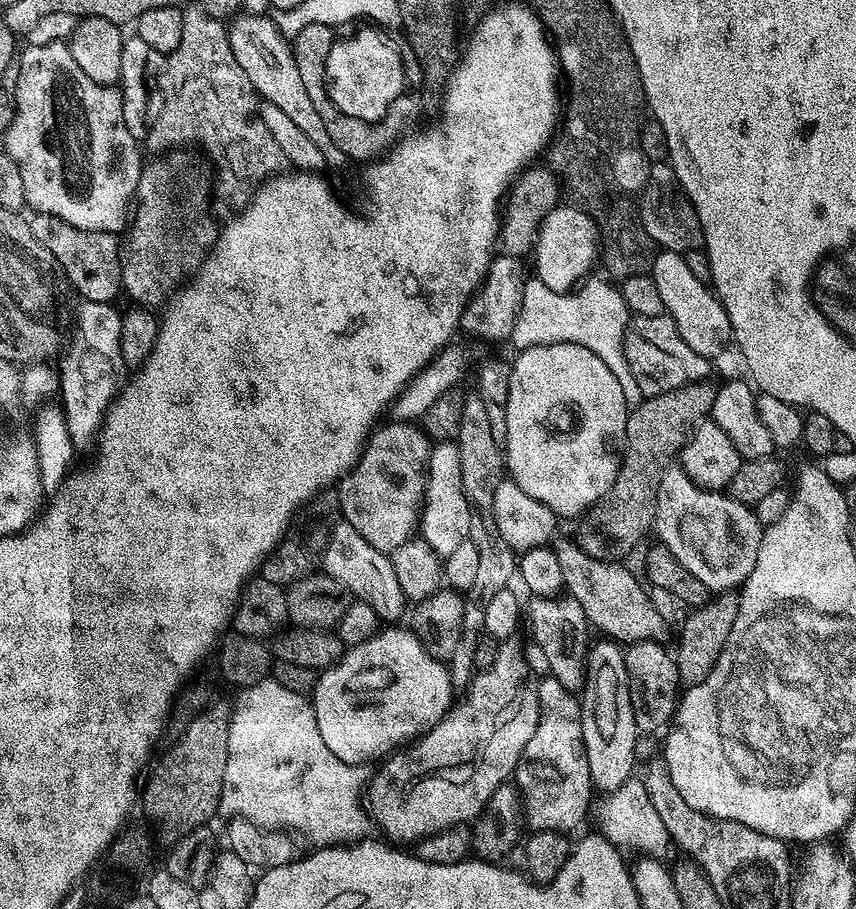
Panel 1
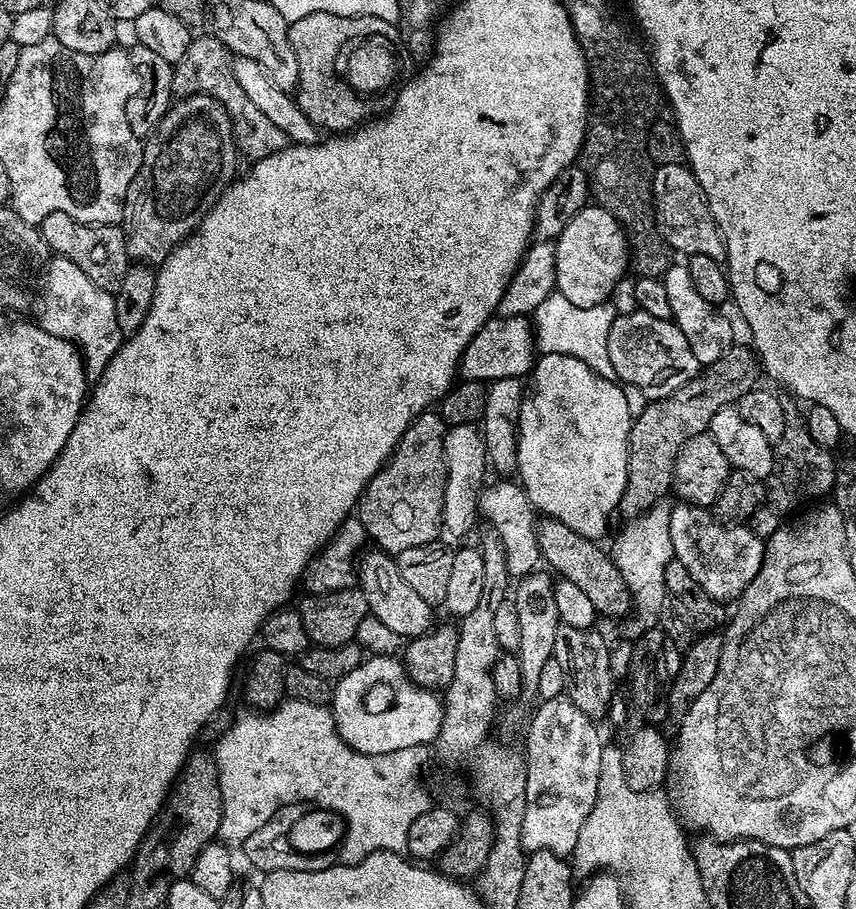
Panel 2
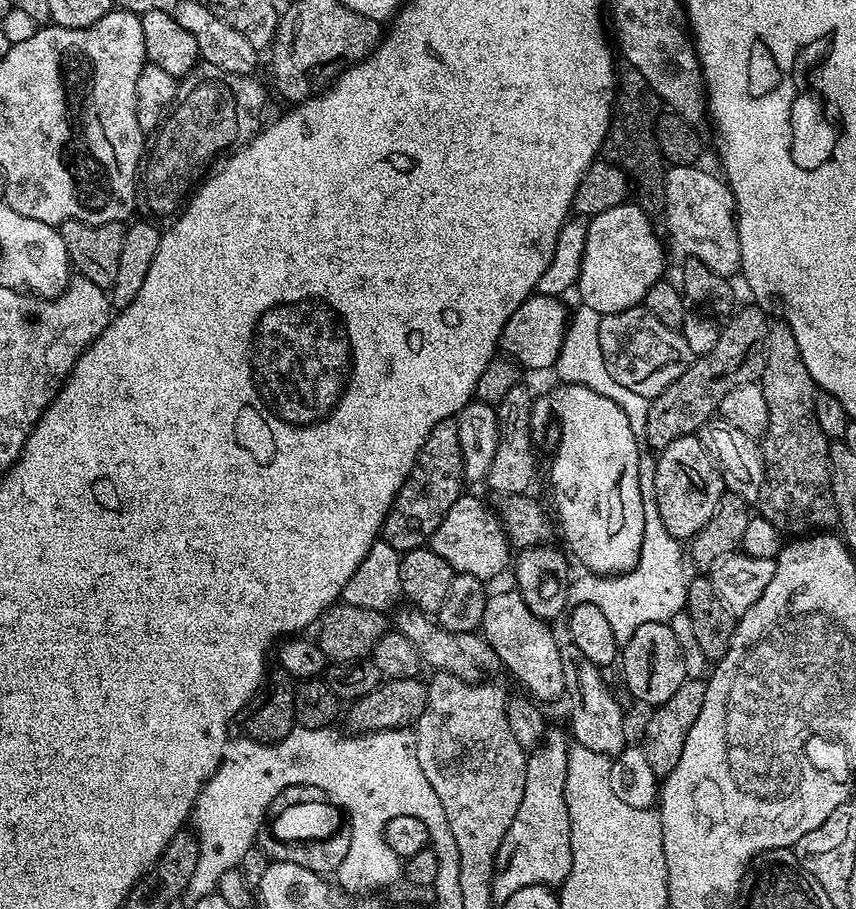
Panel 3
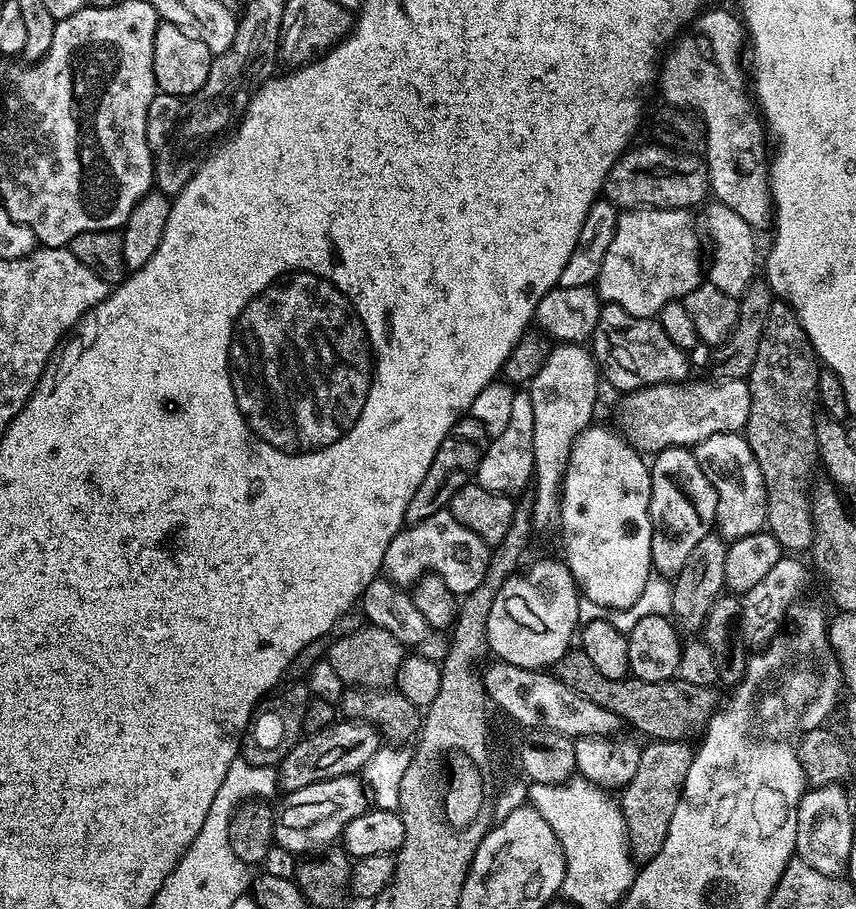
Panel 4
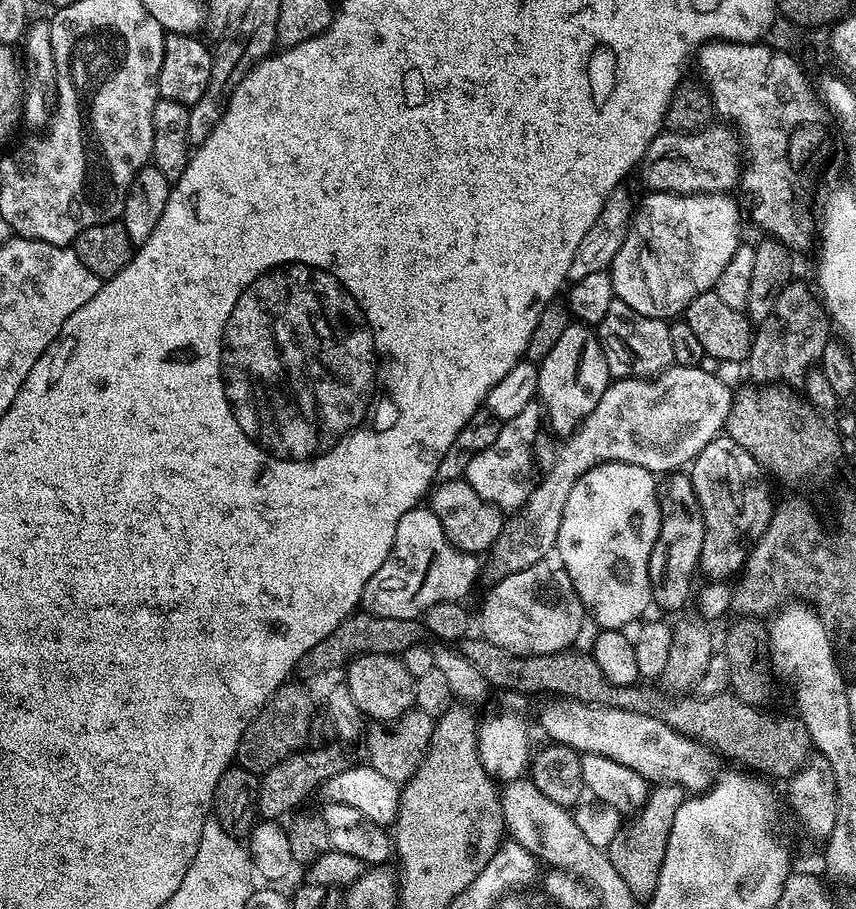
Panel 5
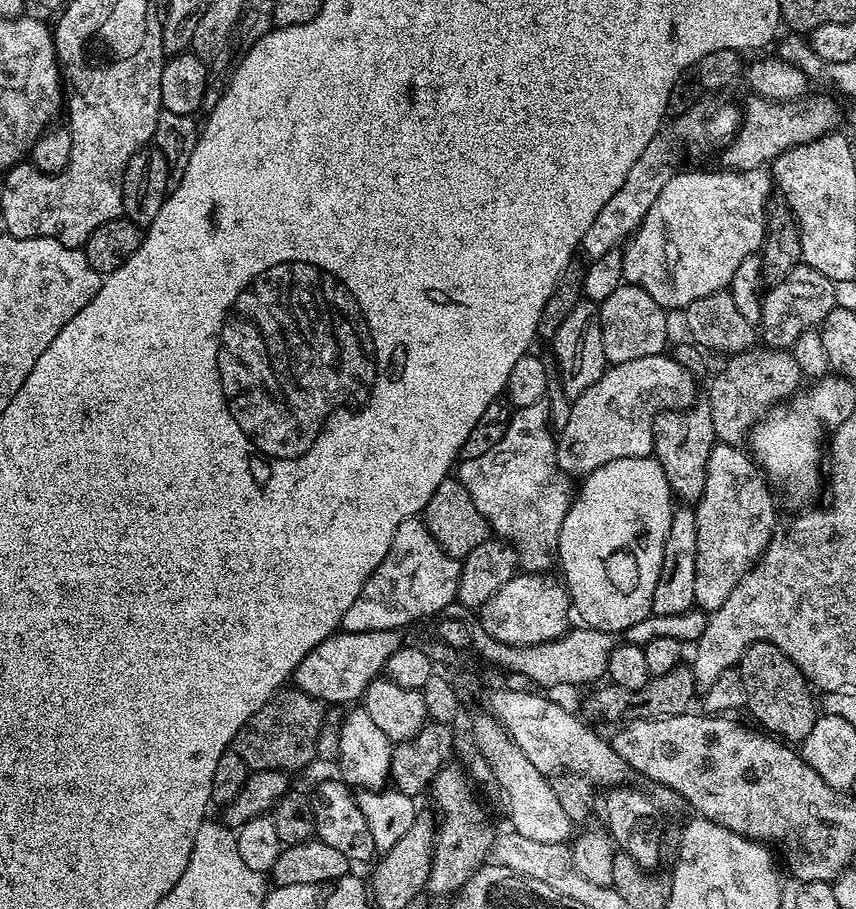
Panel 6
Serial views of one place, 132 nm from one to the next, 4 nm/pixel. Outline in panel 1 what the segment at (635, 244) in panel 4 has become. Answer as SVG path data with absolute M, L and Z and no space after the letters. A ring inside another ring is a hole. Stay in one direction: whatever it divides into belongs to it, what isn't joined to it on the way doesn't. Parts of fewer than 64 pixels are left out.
M557 206L551 208L541 222L536 234L534 257L536 256L535 279L541 280L550 290L566 292L579 285L598 260L598 233L596 223L578 207Z

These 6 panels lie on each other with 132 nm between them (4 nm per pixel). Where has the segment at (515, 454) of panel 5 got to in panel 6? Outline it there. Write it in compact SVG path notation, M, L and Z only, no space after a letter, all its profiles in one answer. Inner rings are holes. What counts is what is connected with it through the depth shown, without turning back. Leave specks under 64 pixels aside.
M547 403L515 409L507 423L508 429L502 442L498 442L494 450L486 450L482 458L461 459L458 464L458 479L462 486L466 486L470 498L474 498L474 506L478 506L482 518L486 518L489 529L516 549L519 567L528 574L547 573L548 567L557 563L556 547L562 522L574 499L573 481L556 465L558 440L554 432L548 429L548 424L550 425L550 413Z

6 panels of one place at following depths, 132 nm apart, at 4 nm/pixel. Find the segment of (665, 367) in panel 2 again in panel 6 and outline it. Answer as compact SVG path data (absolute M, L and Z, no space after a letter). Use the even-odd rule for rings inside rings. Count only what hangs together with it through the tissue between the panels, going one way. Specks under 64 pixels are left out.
M621 282L614 290L614 294L610 294L610 298L599 301L598 307L600 309L600 325L602 326L604 358L609 365L634 362L634 358L659 356L667 349L664 347L668 344L669 313L660 308L658 302L654 302L654 298L650 298L650 294L646 294L646 290L642 290L638 284Z

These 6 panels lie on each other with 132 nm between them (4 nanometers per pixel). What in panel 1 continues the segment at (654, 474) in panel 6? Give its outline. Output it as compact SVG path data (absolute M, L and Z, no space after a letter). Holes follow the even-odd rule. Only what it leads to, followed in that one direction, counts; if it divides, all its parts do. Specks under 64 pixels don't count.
M536 344L533 348L519 349L515 355L516 360L511 361L510 390L503 405L506 410L506 438L502 441L502 447L506 453L507 471L510 473L511 479L515 480L518 486L522 486L522 490L526 490L526 494L530 494L530 498L538 498L538 502L550 506L550 510L555 512L557 517L579 518L593 504L607 497L608 489L612 487L614 478L618 478L622 453L626 447L626 426L630 411L630 405L626 402L626 394L622 394L622 386L618 382L618 378L614 378L614 374L610 374L610 366L606 366L606 362L602 362L602 358L598 358L598 354L594 354L594 350L590 350L586 346Z

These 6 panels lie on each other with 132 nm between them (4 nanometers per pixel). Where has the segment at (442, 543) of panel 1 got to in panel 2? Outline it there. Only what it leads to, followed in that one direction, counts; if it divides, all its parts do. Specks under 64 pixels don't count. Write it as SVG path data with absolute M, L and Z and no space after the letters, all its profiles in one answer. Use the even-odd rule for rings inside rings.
M453 424L444 433L444 461L446 462L446 494L442 498L440 530L443 543L456 546L478 520L480 489L485 483L488 455L484 449L484 433L476 424Z

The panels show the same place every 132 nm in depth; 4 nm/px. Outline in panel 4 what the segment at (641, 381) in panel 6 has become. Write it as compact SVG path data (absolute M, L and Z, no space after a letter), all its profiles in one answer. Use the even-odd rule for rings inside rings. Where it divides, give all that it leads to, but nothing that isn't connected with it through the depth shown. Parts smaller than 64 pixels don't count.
M747 379L712 382L716 384L692 384L677 382L674 384L655 384L631 393L628 400L628 420L632 423L632 432L651 450L661 448L688 448L702 443L710 434L723 432L743 433L750 418L750 390Z

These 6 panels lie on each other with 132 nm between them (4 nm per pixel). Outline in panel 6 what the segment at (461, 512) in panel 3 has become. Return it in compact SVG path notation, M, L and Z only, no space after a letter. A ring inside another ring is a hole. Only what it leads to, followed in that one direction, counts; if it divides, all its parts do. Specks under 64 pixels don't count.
M413 518L402 522L394 530L390 550L386 558L370 574L362 594L354 598L350 610L342 614L340 628L345 632L369 632L370 630L404 630L415 620L424 620L435 612L443 613L448 603L456 600L461 561L448 556L434 542L423 519Z

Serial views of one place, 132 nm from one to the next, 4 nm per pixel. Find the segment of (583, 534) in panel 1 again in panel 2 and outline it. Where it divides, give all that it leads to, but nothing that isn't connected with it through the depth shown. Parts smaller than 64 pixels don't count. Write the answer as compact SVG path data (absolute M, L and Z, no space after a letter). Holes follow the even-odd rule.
M733 346L729 348L726 354L722 354L722 358L718 358L718 362L701 367L696 376L690 378L690 382L678 386L678 390L666 394L661 400L647 401L644 409L633 419L632 429L628 435L626 486L620 499L619 515L624 515L624 518L642 515L655 504L661 503L665 499L664 495L670 492L672 488L672 467L676 465L676 459L682 450L682 446L686 442L690 442L690 438L705 435L714 414L718 414L718 410L735 405L740 397L745 396L747 392L757 387L759 380L756 379L761 379L761 376L760 362L751 347Z

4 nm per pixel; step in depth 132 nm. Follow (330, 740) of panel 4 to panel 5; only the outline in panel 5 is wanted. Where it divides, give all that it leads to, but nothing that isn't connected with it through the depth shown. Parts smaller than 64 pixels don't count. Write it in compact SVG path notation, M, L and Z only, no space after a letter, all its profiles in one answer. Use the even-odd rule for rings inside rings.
M333 742L323 746L308 746L299 752L282 758L268 772L260 776L260 793L256 799L256 807L259 815L265 820L279 821L280 816L287 812L295 813L300 803L319 789L328 779L340 774L342 771L354 764L353 758L348 757L345 745L340 742Z

